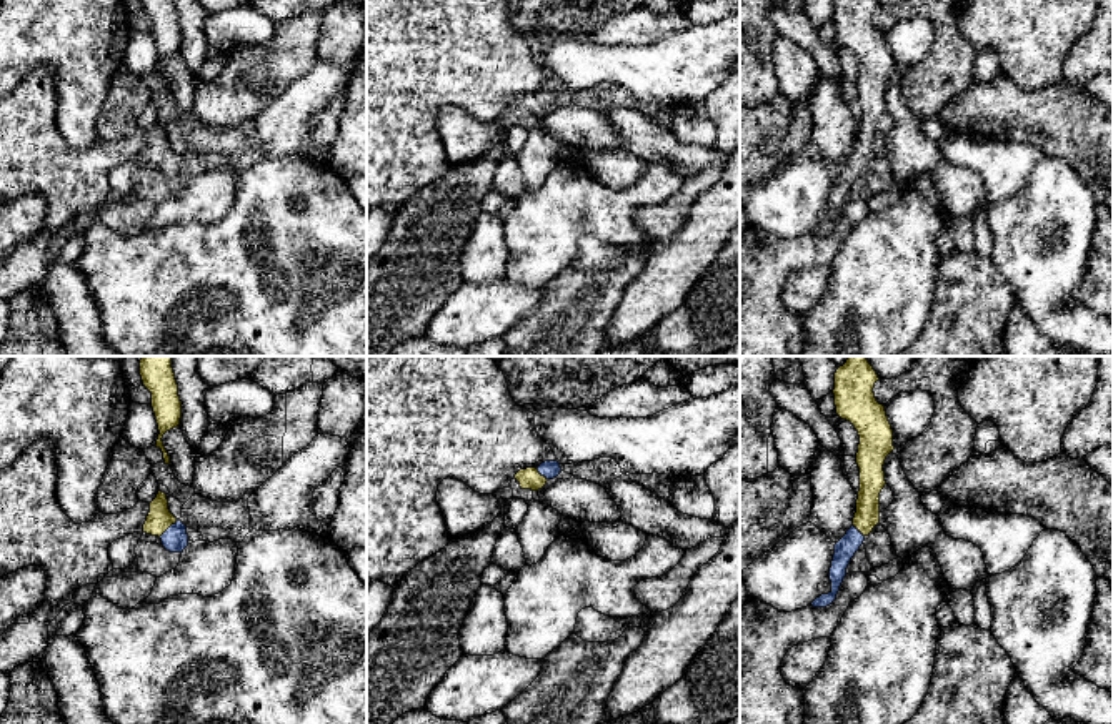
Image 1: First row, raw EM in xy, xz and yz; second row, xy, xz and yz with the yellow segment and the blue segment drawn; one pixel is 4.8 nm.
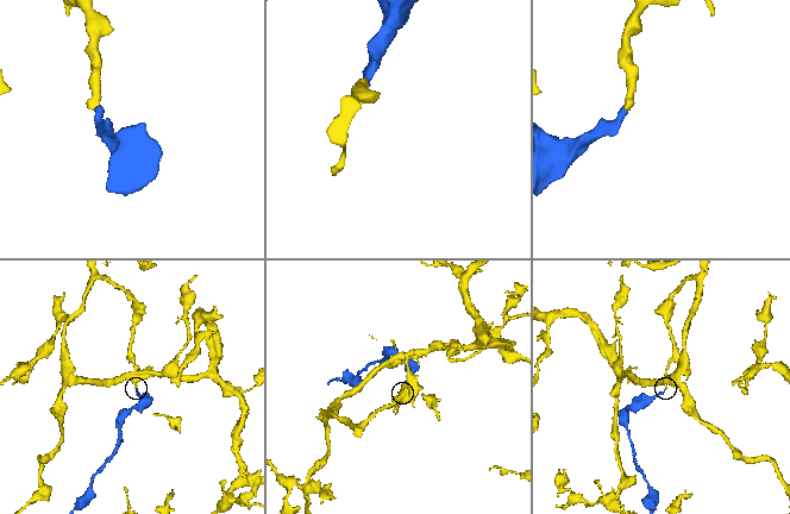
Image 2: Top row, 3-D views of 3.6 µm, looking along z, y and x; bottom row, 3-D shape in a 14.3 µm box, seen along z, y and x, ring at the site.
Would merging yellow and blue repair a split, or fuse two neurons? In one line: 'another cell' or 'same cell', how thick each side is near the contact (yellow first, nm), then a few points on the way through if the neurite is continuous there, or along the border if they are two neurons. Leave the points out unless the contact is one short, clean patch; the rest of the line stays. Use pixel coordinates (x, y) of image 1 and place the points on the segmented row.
same cell; calibres 120 and 120 nm; way xy (159, 520), (167, 528), (175, 540)

